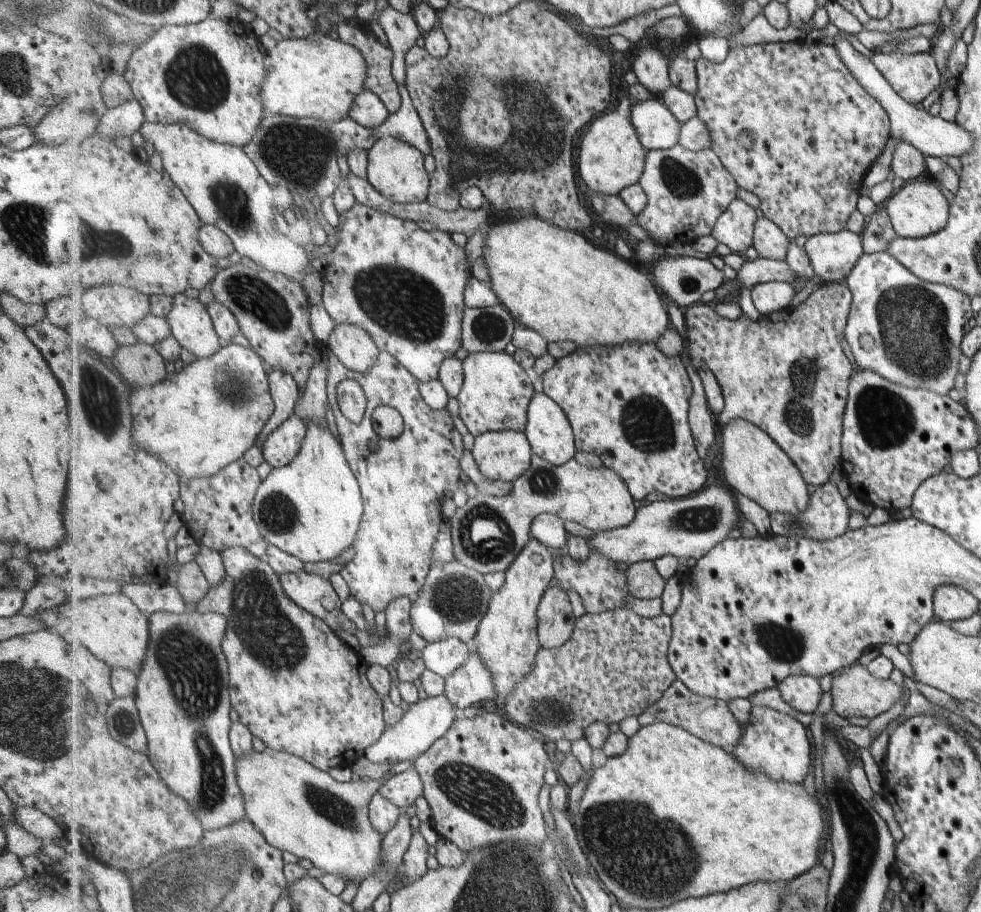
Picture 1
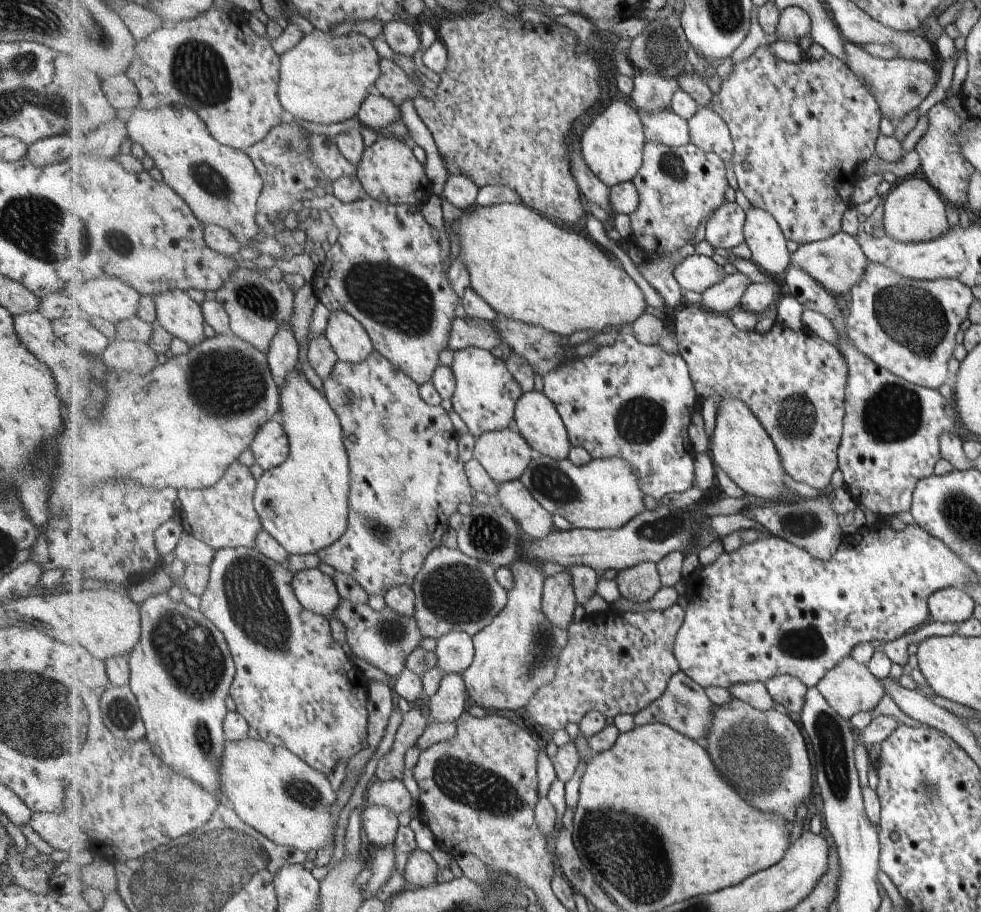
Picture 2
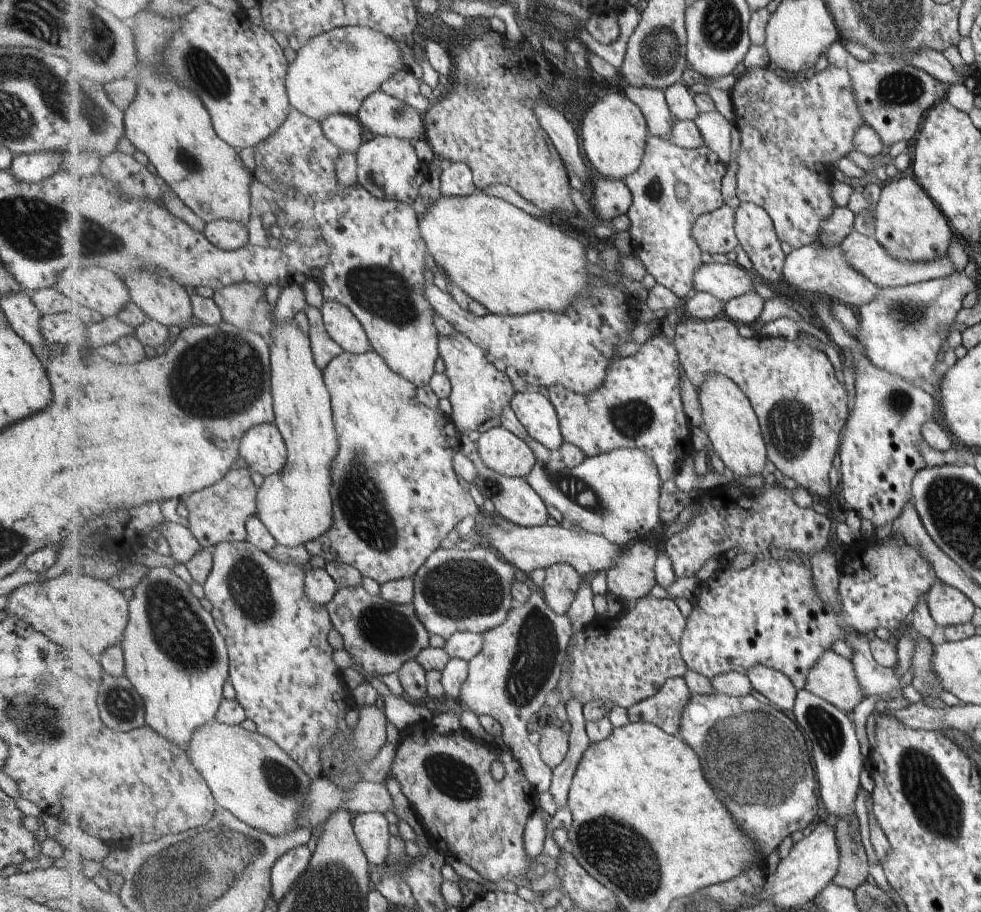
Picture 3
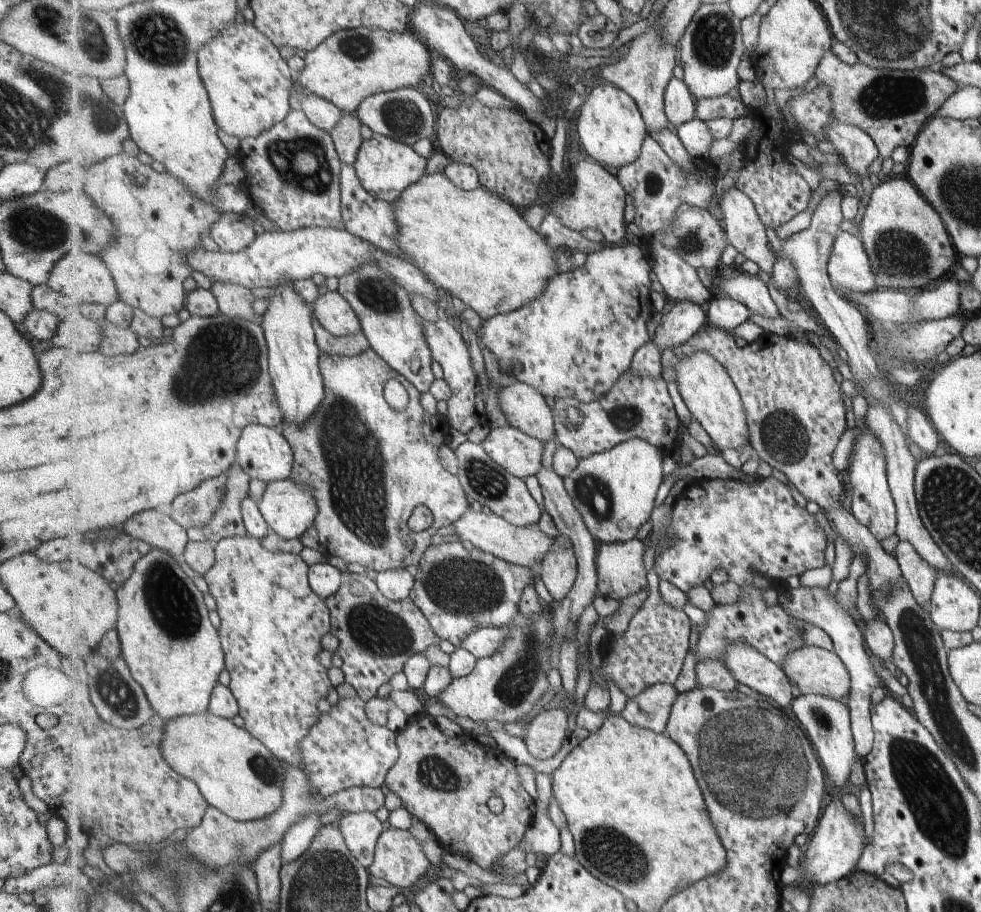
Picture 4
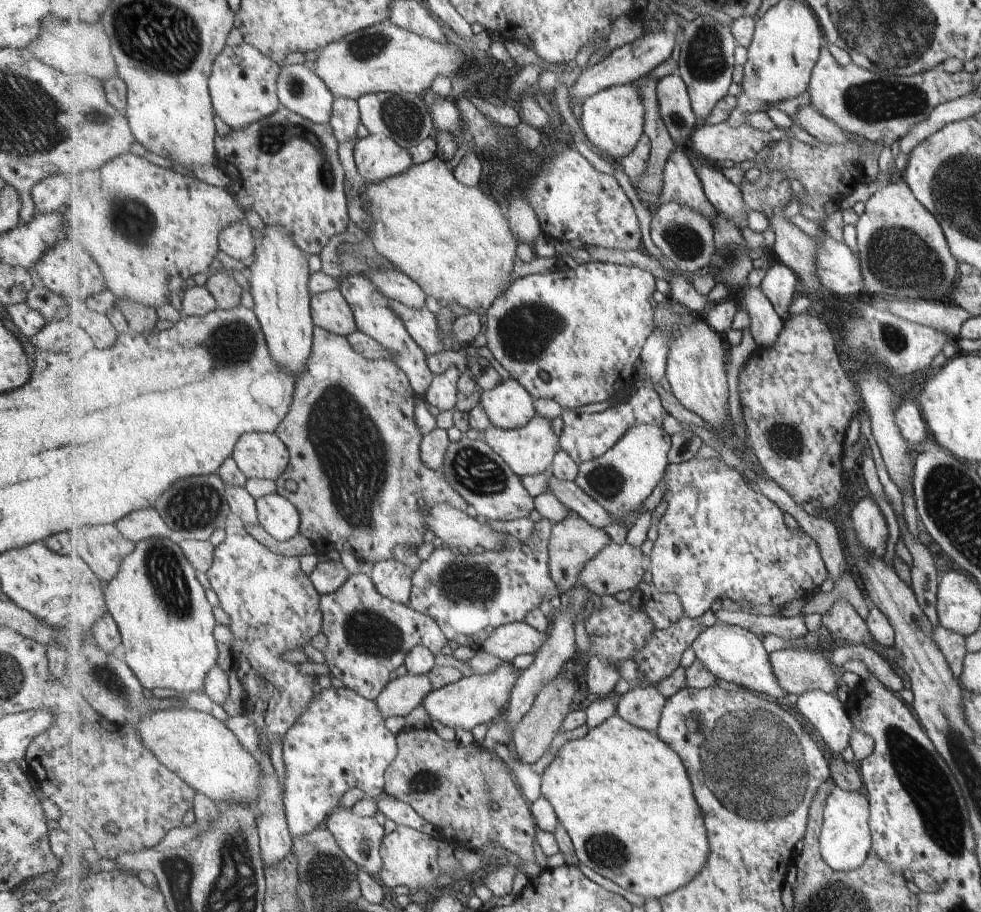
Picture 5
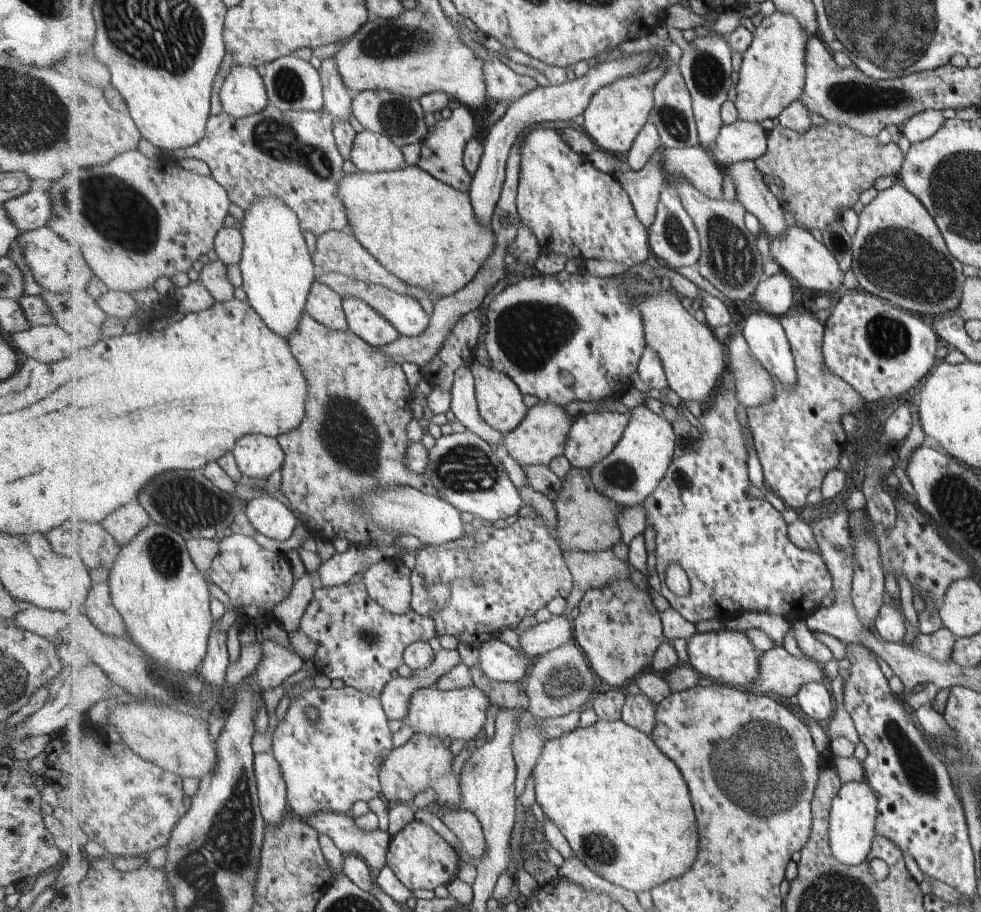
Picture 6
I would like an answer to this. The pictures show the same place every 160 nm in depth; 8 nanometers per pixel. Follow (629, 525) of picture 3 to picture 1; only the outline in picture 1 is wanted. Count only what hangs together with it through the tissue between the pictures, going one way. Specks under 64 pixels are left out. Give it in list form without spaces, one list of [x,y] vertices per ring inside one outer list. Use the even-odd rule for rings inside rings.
[[[534,454],[531,468],[514,486],[513,492],[503,497],[479,491],[449,520],[456,560],[483,576],[506,573],[531,542],[533,522],[543,513],[559,515],[565,521],[599,533],[628,526],[638,512],[635,499],[621,476],[604,465],[599,469],[588,468],[576,459],[557,467]]]

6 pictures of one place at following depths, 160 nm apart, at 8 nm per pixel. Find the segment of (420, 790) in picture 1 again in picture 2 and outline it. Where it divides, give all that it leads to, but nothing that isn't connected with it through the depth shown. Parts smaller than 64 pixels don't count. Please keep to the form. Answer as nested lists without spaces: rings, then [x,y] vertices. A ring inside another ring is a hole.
[[[374,779],[367,787],[364,806],[382,805],[393,810],[397,815],[411,813],[413,798],[400,779],[379,781]]]

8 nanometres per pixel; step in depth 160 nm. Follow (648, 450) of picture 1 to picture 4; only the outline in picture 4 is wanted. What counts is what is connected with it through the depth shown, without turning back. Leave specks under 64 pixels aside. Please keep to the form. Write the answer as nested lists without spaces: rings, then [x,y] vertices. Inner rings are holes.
[[[627,372],[611,391],[595,402],[584,403],[575,397],[556,399],[552,411],[556,420],[557,443],[570,448],[580,460],[611,450],[630,438],[645,439],[658,446],[664,454],[675,452],[681,447],[679,425],[682,424],[667,390],[669,384],[661,377],[655,381]]]

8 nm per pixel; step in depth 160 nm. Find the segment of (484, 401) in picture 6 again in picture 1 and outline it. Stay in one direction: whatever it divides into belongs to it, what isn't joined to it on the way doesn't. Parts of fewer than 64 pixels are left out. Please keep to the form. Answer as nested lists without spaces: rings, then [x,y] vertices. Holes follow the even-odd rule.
[[[537,393],[533,398],[532,405],[529,406],[528,425],[525,432],[529,443],[532,444],[532,452],[545,458],[553,466],[565,466],[567,462],[576,458],[578,449],[572,423],[560,403],[555,402],[546,393]]]

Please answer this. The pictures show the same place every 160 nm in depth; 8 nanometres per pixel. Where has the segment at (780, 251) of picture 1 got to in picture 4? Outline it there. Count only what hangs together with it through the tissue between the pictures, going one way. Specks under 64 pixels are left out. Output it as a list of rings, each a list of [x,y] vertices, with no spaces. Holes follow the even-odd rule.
[[[734,186],[731,190],[724,193],[718,198],[718,206],[722,214],[721,221],[726,228],[726,236],[729,244],[736,248],[738,252],[743,254],[747,259],[755,262],[761,270],[767,272],[771,277],[774,264],[780,257],[769,247],[769,238],[767,238],[767,228],[761,220],[755,203],[750,196]]]

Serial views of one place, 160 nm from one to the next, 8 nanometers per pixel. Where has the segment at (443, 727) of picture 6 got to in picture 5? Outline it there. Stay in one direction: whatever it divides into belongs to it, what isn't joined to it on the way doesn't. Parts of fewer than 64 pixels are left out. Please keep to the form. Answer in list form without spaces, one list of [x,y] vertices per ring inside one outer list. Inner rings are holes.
[[[504,662],[496,671],[487,674],[473,674],[463,677],[459,682],[438,689],[433,688],[425,697],[424,710],[431,720],[438,720],[445,726],[473,730],[475,726],[489,726],[497,721],[508,708],[521,670],[513,664]]]

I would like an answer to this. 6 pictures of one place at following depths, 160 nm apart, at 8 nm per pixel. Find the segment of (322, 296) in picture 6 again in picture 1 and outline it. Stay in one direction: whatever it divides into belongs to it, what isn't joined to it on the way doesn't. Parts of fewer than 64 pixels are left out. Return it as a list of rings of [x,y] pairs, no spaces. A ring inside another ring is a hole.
[[[355,324],[336,326],[327,347],[337,354],[337,358],[349,370],[359,374],[369,374],[380,358],[380,348],[369,332]]]

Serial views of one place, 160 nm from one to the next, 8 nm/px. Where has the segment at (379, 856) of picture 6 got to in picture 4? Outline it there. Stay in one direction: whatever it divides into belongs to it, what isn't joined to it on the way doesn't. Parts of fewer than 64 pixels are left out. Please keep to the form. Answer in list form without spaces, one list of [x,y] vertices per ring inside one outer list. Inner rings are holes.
[[[358,812],[341,814],[336,823],[351,852],[365,868],[369,868],[374,863],[376,846],[385,829],[384,822],[375,813]]]

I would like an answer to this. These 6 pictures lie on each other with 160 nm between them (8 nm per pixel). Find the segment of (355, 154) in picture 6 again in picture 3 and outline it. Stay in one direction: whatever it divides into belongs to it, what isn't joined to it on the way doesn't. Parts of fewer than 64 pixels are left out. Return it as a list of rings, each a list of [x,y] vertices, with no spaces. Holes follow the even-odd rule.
[[[375,136],[373,140],[362,144],[359,152],[356,154],[358,158],[358,180],[360,186],[363,186],[377,199],[387,201],[396,199],[398,202],[412,205],[417,200],[417,196],[419,196],[419,188],[429,180],[430,170],[428,163],[420,160],[416,147],[409,140],[391,136]]]

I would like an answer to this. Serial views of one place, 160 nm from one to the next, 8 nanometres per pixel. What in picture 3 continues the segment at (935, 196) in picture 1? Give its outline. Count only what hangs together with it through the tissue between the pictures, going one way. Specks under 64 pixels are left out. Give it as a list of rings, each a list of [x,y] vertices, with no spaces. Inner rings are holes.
[[[910,174],[899,175],[898,179],[882,188],[875,219],[874,236],[889,250],[893,258],[909,262],[940,258],[945,254],[951,240],[951,230],[945,218],[939,214],[932,198]]]

